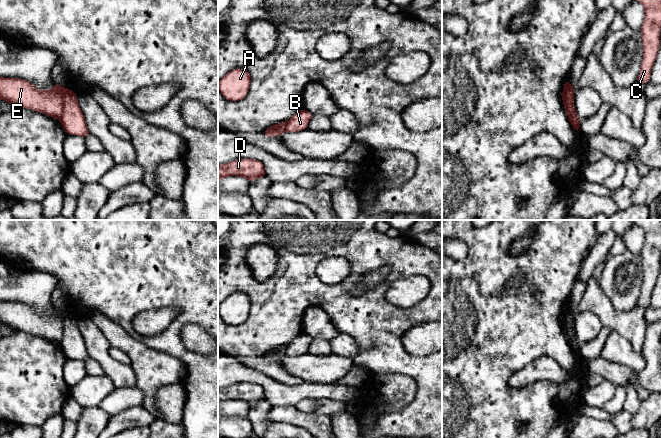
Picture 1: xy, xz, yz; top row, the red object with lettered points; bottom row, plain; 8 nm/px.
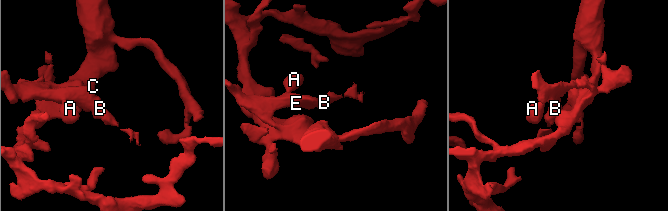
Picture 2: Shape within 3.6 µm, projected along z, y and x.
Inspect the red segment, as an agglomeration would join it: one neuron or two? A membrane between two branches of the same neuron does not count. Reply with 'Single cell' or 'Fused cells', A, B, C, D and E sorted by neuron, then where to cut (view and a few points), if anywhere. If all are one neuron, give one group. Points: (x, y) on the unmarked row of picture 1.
Fused cells. Groups: A C D E / B. Split along xy (66, 313), (63, 319), (62, 338), (58, 342)

